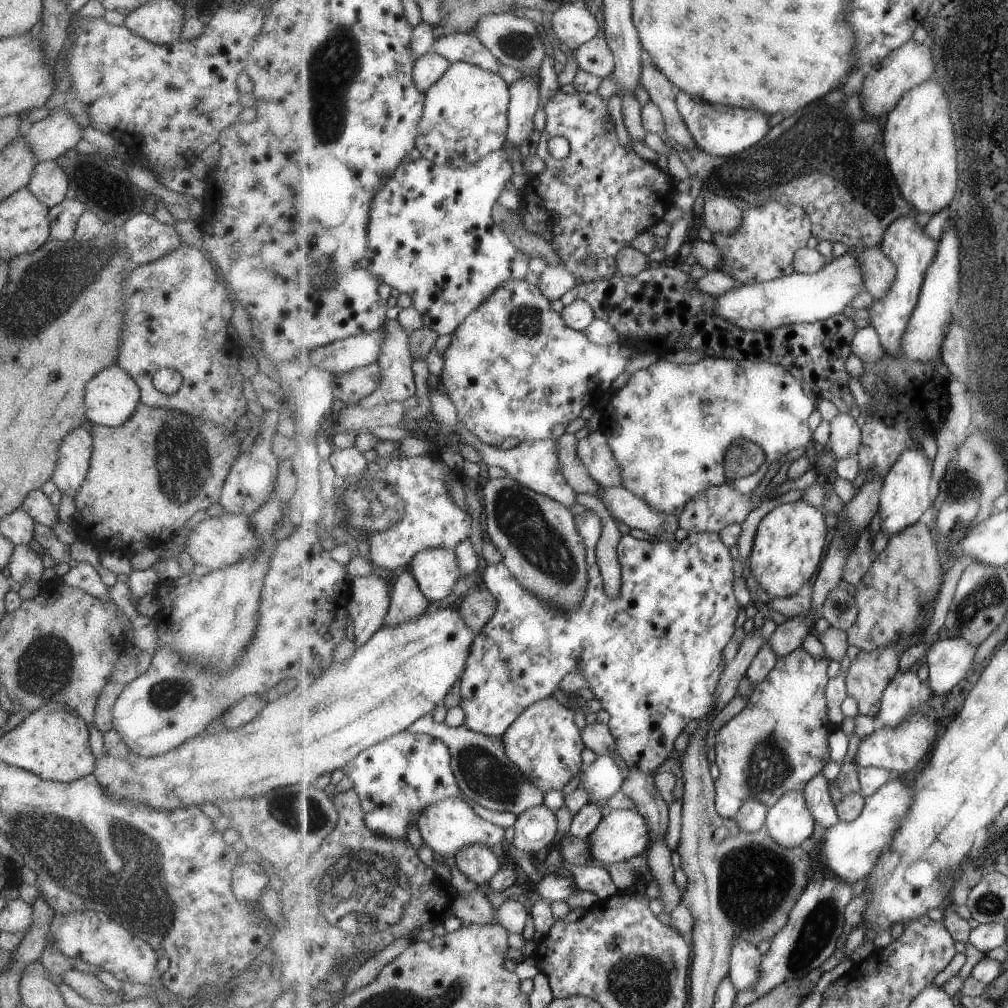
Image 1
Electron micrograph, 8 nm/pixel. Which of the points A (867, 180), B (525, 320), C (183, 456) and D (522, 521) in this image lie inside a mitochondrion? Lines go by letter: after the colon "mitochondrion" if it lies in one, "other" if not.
A: mitochondrion
B: mitochondrion
C: mitochondrion
D: mitochondrion

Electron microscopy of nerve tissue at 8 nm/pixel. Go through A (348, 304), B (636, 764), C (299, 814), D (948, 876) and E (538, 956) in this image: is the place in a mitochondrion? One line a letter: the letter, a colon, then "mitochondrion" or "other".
A: other
B: other
C: mitochondrion
D: other
E: other

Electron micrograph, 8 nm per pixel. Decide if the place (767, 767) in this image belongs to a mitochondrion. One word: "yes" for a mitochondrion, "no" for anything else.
yes

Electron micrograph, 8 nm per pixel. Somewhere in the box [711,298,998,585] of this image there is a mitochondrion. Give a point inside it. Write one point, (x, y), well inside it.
(960, 498)

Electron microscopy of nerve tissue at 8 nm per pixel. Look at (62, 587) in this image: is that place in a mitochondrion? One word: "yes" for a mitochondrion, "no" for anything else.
no

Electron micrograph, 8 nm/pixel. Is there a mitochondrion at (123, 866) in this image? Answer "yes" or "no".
yes

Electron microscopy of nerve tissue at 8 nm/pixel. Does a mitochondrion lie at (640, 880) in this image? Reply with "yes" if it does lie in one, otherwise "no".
no

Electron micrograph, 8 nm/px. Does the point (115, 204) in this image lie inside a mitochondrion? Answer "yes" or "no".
no

